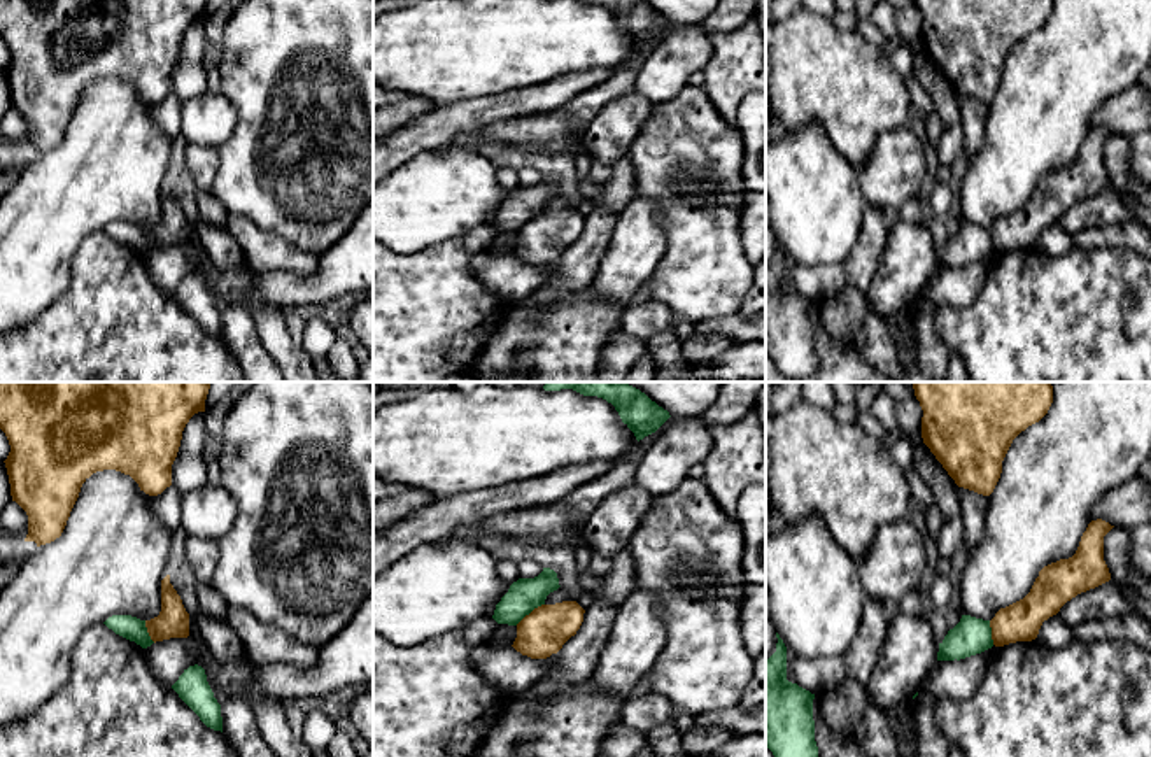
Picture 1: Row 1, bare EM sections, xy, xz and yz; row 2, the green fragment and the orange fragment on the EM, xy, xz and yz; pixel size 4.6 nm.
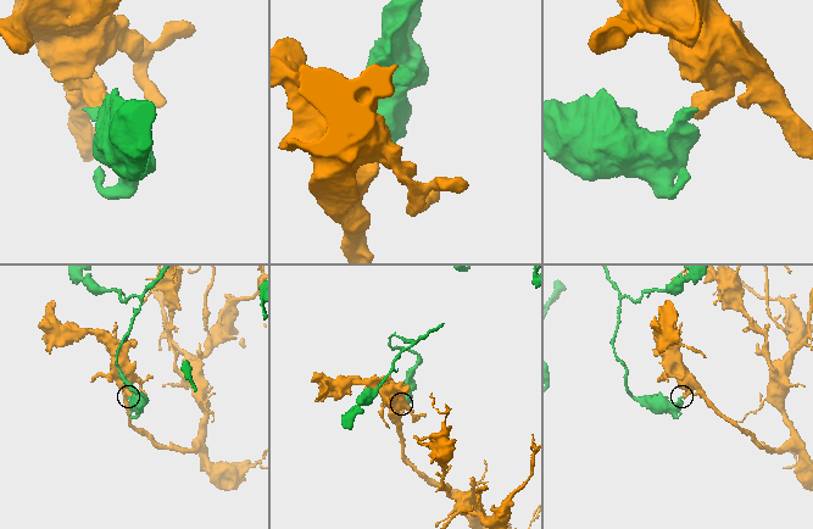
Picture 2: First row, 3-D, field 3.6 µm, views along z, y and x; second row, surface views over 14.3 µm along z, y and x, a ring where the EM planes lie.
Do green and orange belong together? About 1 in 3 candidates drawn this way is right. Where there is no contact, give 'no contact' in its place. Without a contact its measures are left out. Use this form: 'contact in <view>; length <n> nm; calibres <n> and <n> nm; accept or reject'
contact in xz; length 170 nm; calibres 150 and 220 nm; reject

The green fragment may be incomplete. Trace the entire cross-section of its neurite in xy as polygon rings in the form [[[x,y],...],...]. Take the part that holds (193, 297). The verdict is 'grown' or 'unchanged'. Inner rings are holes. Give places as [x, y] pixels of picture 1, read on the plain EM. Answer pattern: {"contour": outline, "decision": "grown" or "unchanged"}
{"contour": [[[194,272],[184,277],[172,296],[207,335],[222,340],[221,312],[214,305],[201,273]]], "decision": "unchanged"}

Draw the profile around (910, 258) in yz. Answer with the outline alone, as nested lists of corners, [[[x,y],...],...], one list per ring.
[[[900,221],[888,231],[885,251],[865,291],[869,308],[890,317],[909,310],[937,268],[939,252],[927,223]]]

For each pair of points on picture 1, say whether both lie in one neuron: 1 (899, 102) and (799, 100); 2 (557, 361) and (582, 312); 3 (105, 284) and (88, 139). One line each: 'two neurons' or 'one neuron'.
1: one neuron
2: one neuron
3: two neurons

